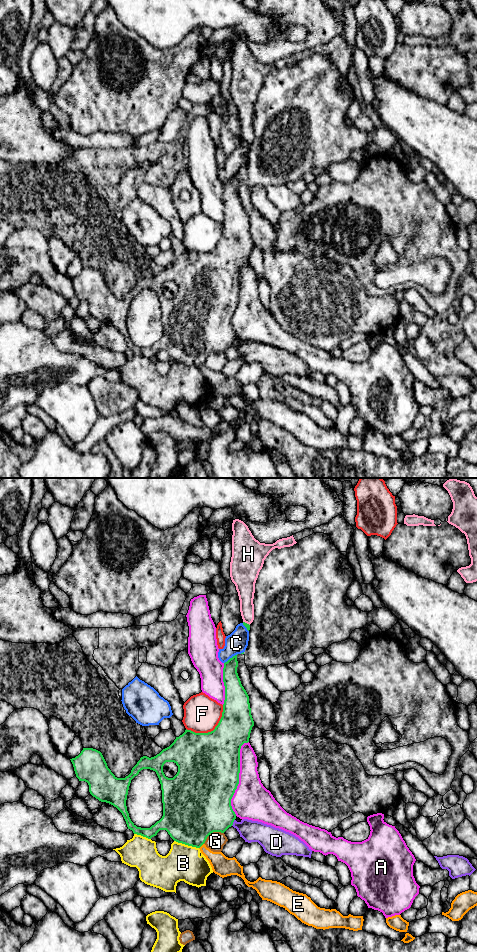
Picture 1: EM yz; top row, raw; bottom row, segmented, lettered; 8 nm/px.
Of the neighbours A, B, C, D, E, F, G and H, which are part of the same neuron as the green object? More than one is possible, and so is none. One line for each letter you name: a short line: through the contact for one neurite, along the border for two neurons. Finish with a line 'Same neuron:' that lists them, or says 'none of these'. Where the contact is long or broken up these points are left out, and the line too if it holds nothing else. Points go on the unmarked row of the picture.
Same neuron: none of these

